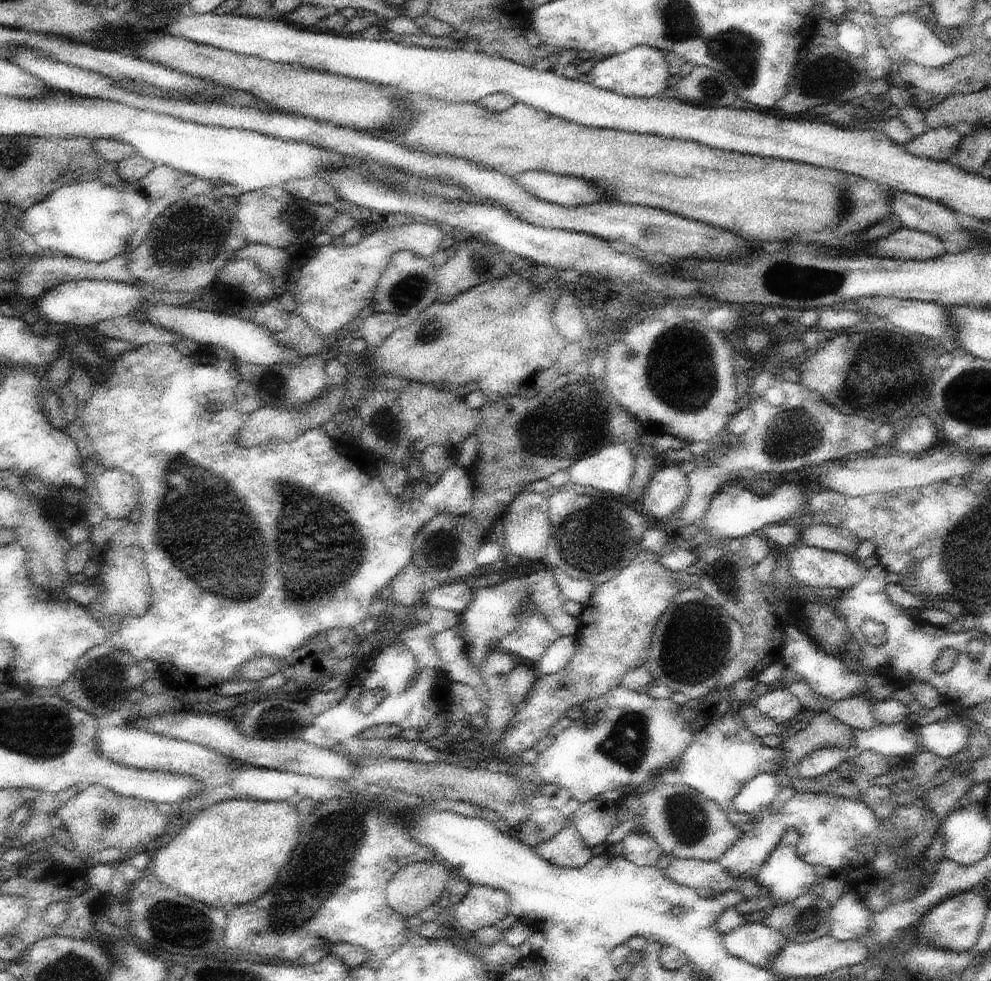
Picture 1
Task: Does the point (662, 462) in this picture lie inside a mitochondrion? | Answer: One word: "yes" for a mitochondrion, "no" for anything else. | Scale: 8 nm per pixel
no

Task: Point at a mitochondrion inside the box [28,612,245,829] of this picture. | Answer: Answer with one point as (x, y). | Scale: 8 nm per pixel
(100, 680)

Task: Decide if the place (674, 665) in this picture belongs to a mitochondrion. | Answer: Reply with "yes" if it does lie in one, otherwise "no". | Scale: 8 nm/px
yes

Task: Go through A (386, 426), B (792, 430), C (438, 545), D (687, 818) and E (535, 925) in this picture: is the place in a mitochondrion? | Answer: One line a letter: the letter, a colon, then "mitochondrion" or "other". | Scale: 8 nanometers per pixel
A: mitochondrion
B: mitochondrion
C: mitochondrion
D: mitochondrion
E: other

